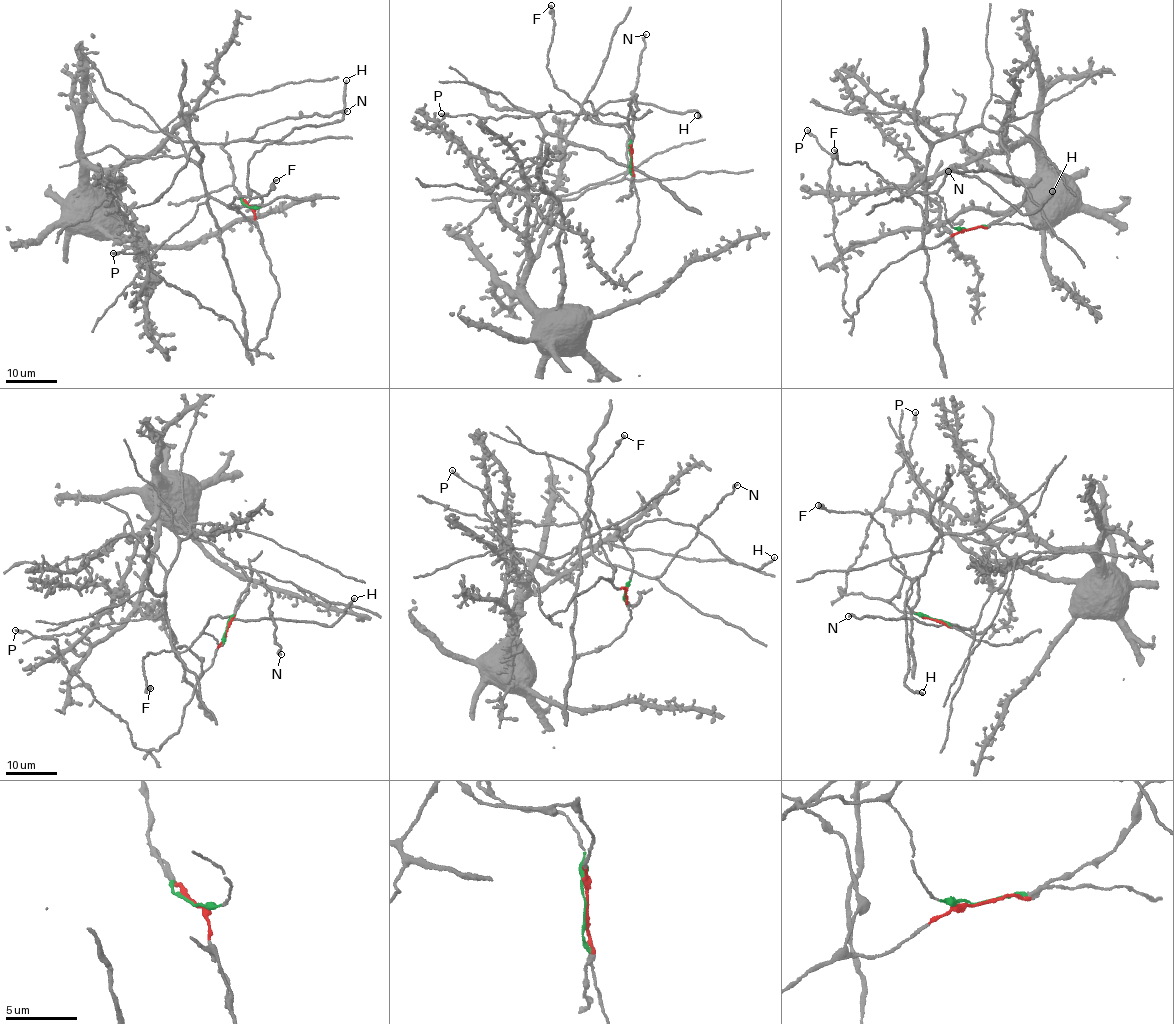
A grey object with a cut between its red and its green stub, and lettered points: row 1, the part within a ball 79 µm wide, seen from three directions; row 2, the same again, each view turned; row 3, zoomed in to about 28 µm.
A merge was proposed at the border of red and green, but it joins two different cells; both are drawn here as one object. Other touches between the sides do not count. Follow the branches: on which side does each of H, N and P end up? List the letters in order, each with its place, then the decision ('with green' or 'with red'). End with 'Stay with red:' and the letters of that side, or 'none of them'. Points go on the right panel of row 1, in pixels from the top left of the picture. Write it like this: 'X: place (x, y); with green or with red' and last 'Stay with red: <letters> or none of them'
H: place (1052, 191); with green
N: place (948, 171); with green
P: place (807, 130); with red
Stay with red: P

